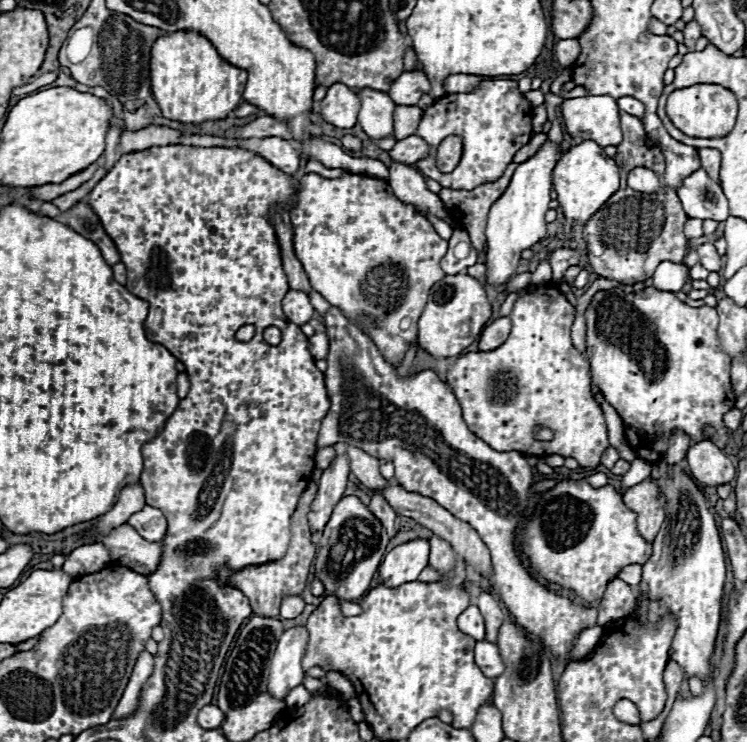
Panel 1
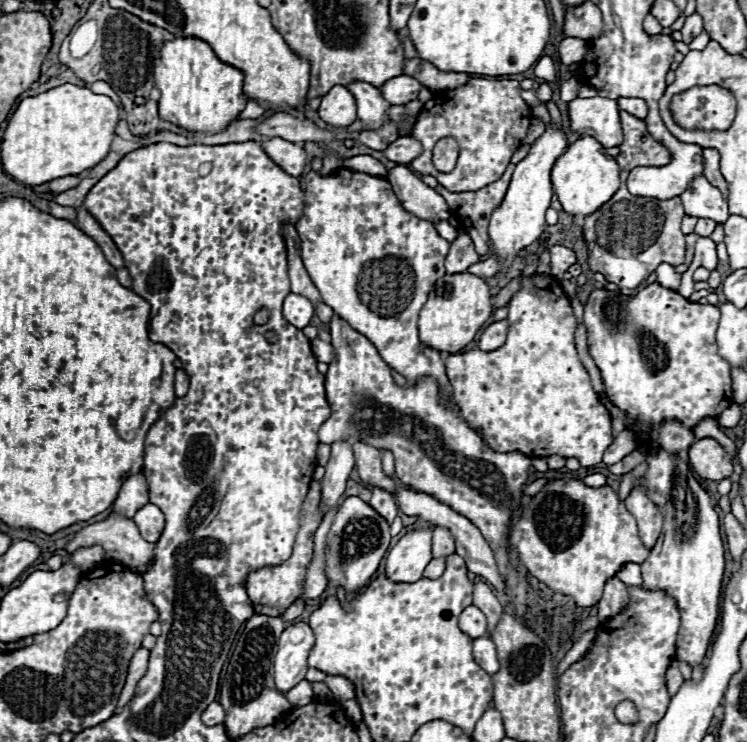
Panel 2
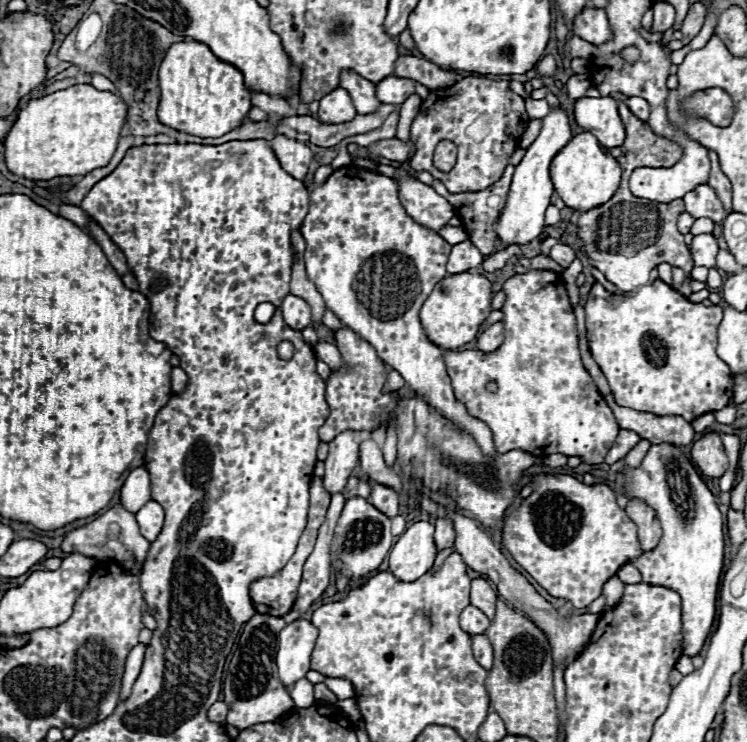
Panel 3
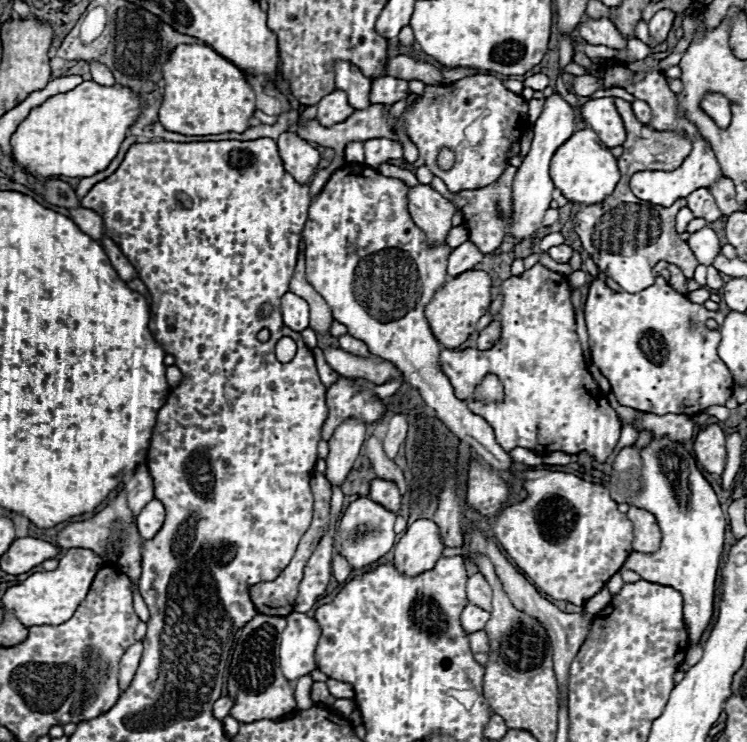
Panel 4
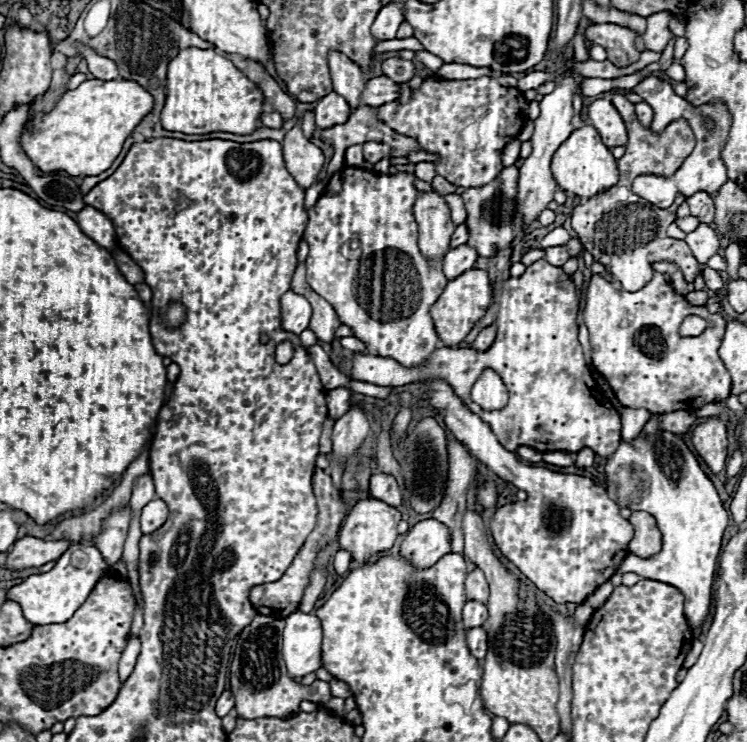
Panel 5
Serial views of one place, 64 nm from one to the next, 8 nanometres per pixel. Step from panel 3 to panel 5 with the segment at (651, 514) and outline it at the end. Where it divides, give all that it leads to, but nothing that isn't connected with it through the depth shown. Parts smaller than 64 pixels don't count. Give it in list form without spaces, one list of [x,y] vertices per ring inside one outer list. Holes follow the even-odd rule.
[[[632,512],[628,520],[634,526],[634,538],[630,540],[628,550],[642,558],[658,554],[662,548],[662,540],[654,516],[650,516],[648,512]]]

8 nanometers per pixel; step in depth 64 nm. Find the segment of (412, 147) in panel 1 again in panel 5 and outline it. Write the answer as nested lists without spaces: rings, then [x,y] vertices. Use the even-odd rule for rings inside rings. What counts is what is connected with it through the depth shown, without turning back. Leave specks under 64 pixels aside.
[[[366,142],[364,144],[364,158],[370,164],[380,162],[382,158],[390,158],[390,146],[382,142]]]

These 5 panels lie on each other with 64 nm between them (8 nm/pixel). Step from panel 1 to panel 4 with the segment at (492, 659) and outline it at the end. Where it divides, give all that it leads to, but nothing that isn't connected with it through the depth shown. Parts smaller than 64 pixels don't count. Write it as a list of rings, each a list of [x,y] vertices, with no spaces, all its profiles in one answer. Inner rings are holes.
[[[472,632],[470,634],[470,648],[472,648],[472,654],[474,658],[484,666],[488,662],[488,652],[490,652],[490,646],[488,646],[488,636],[486,632]]]

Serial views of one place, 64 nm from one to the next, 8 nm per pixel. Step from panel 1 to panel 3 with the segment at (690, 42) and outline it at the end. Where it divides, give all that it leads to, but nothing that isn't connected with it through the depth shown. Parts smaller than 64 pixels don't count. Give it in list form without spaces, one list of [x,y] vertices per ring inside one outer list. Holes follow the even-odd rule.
[[[694,4],[688,10],[688,16],[686,16],[686,20],[684,20],[682,28],[680,28],[682,30],[682,42],[684,44],[688,44],[700,32],[700,28],[704,24],[704,16],[706,16],[706,10],[704,10],[702,4]]]

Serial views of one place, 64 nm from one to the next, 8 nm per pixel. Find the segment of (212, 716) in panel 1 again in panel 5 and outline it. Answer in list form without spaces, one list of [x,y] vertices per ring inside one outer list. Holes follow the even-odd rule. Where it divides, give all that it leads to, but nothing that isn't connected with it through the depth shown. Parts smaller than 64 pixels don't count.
[[[226,690],[216,702],[216,714],[222,718],[222,716],[230,714],[232,710],[234,710],[234,696],[230,694],[230,690]]]

